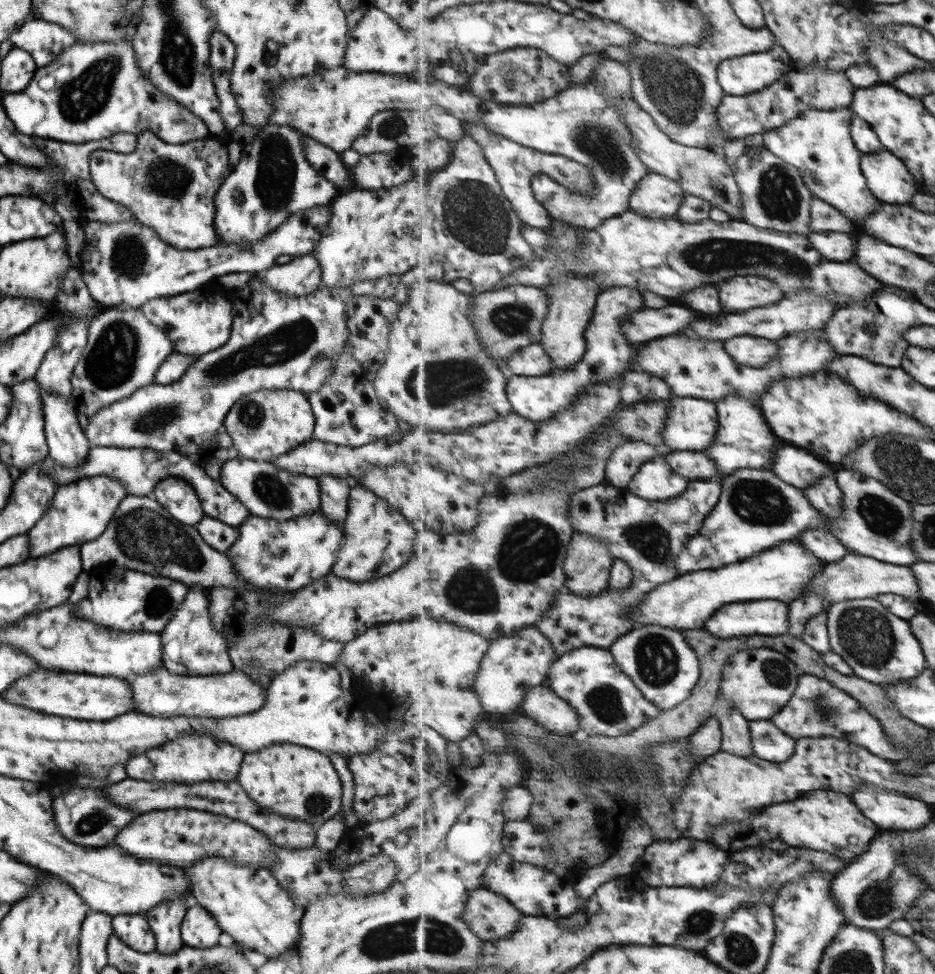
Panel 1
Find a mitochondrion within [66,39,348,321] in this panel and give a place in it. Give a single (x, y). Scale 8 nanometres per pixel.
(277, 146)

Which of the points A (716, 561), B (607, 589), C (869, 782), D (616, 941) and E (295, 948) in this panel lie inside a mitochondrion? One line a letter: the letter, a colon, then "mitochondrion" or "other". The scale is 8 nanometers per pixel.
A: other
B: other
C: other
D: other
E: other

